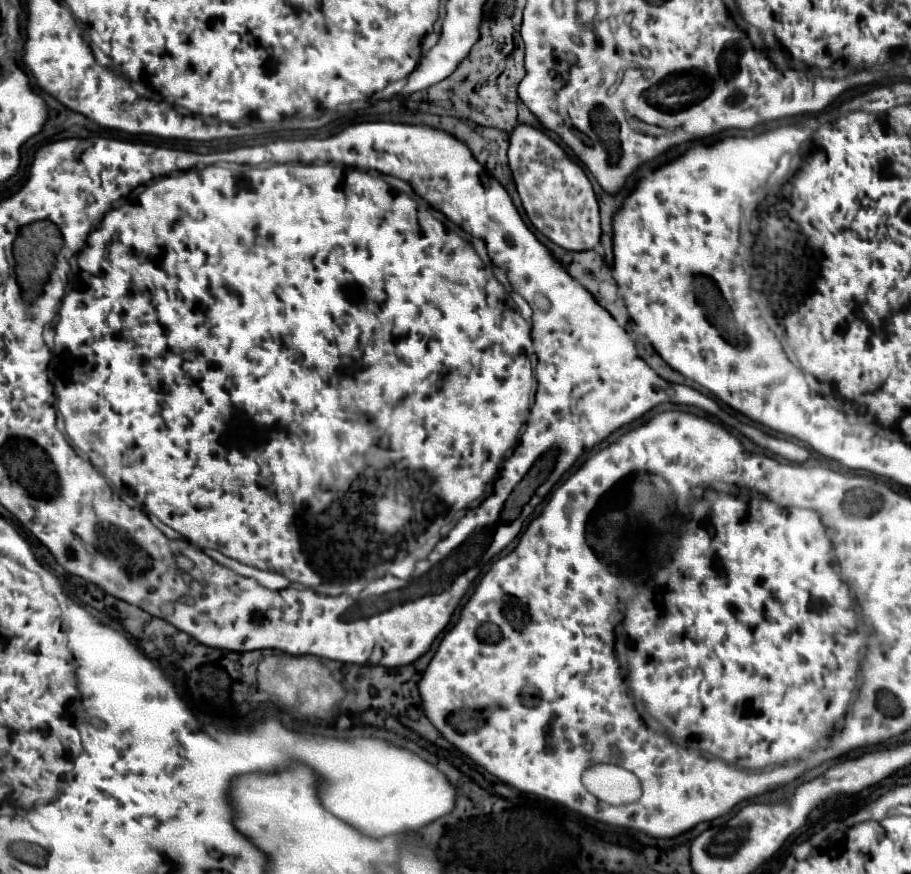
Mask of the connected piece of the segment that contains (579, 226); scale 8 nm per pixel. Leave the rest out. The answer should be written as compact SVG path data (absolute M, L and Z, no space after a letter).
M518 124L510 132L508 162L510 162L514 184L518 190L518 193L509 192L513 203L526 225L550 252L563 255L564 252L555 249L555 244L574 252L580 252L598 244L600 216L598 216L598 204L592 192L592 184L586 178L584 170L562 150L562 146L550 140L550 136L546 136L542 130L532 128L528 124Z

